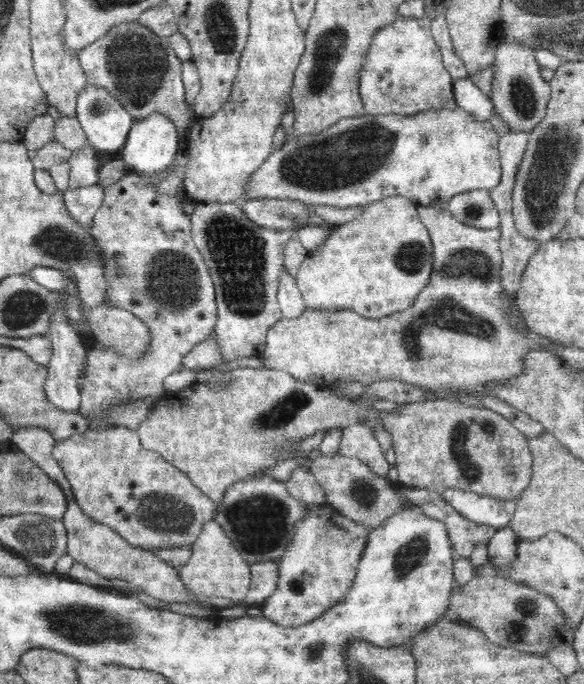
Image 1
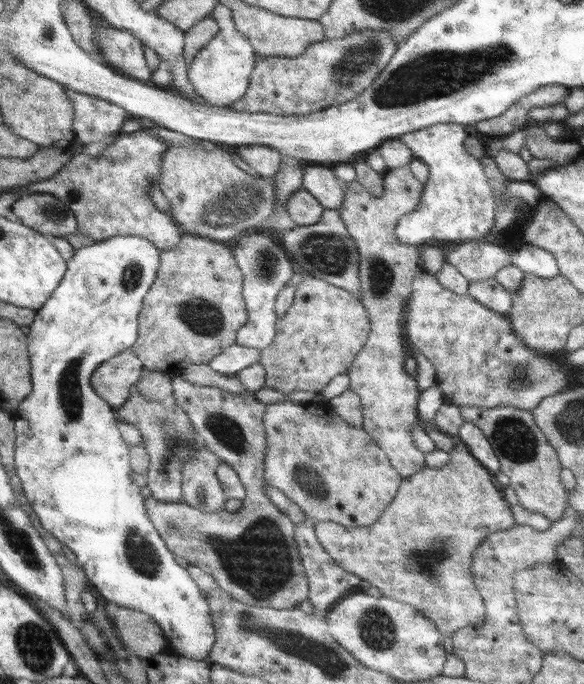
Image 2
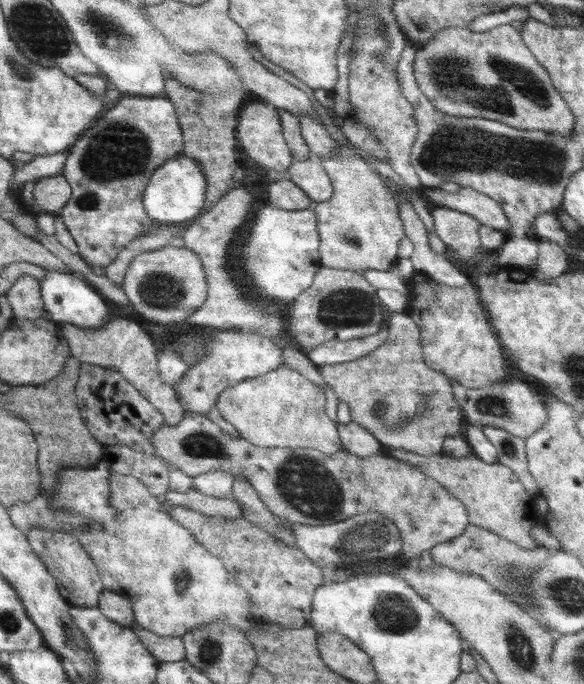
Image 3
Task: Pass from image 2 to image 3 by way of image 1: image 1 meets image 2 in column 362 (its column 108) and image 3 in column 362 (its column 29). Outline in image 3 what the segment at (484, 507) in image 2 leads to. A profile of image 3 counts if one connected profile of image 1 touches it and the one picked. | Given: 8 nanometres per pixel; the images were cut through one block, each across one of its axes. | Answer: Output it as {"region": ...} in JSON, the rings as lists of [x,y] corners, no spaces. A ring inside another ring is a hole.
{"region":[[[356,422],[337,424],[341,448],[350,451],[358,457],[368,457],[372,454],[386,454],[385,448],[377,438]]]}

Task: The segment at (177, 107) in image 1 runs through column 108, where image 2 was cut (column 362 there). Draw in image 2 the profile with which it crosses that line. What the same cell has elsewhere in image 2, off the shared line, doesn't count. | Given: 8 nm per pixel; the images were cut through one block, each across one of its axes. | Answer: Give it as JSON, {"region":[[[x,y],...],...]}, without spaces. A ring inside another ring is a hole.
{"region":[[[356,31],[344,38],[314,42],[298,58],[259,56],[251,70],[247,91],[228,107],[238,112],[295,116],[344,104],[362,94],[392,61],[394,52],[398,51],[394,41],[388,31]]]}

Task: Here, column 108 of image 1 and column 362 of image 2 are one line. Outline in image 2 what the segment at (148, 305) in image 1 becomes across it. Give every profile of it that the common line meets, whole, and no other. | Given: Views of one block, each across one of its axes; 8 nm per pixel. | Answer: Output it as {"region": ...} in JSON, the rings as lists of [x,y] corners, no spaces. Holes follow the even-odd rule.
{"region":[[[409,166],[388,169],[383,176],[383,181],[384,190],[379,197],[369,193],[357,180],[341,182],[345,195],[342,206],[337,211],[340,213],[349,235],[354,239],[360,255],[361,291],[358,298],[361,299],[364,308],[368,311],[369,321],[371,322],[369,339],[356,355],[347,374],[350,377],[349,389],[360,397],[363,406],[364,419],[361,428],[387,454],[391,466],[404,478],[418,473],[427,466],[424,462],[425,453],[418,450],[411,433],[413,424],[417,424],[417,420],[419,420],[417,402],[421,391],[418,388],[417,380],[406,373],[404,369],[404,338],[402,338],[404,312],[413,291],[414,277],[426,270],[422,263],[424,246],[403,245],[397,239],[395,228],[402,215],[418,208],[423,193],[423,184],[412,174]]]}

